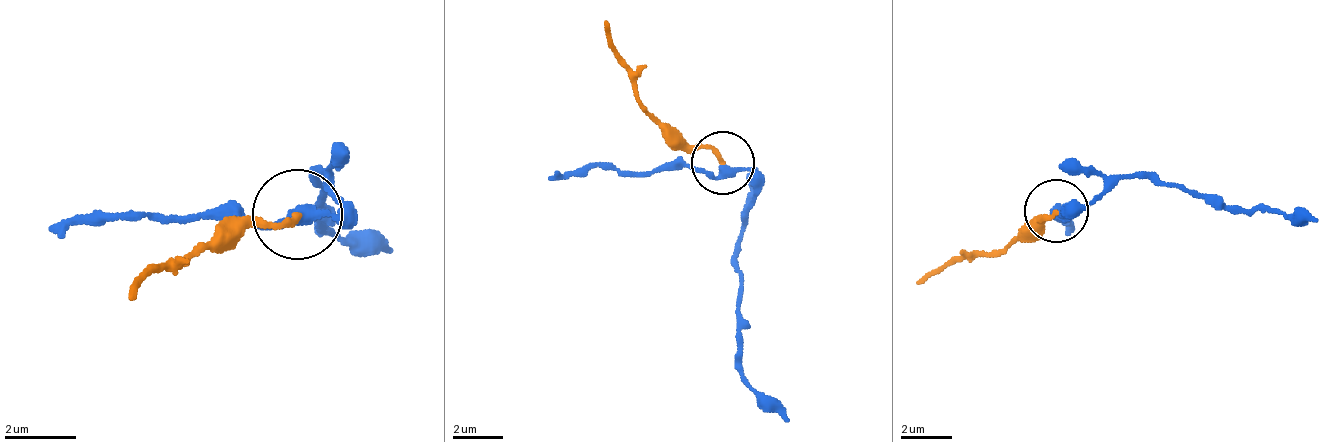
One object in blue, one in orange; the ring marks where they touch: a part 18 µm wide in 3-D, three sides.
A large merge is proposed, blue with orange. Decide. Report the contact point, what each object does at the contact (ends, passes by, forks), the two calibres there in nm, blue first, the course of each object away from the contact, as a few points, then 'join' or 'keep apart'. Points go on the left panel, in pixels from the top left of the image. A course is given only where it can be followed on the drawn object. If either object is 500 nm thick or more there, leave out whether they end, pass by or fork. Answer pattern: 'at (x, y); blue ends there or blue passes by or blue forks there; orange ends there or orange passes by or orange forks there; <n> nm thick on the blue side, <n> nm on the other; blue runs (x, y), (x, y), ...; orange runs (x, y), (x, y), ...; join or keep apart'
at (297, 214); blue passes by; orange ends there; 280 nm thick on the blue side, 180 nm on the other; blue runs (299, 212), (344, 213), (326, 171), (317, 174), (326, 227), (389, 248); orange runs (299, 212), (236, 219), (173, 259), (128, 300); keep apart

